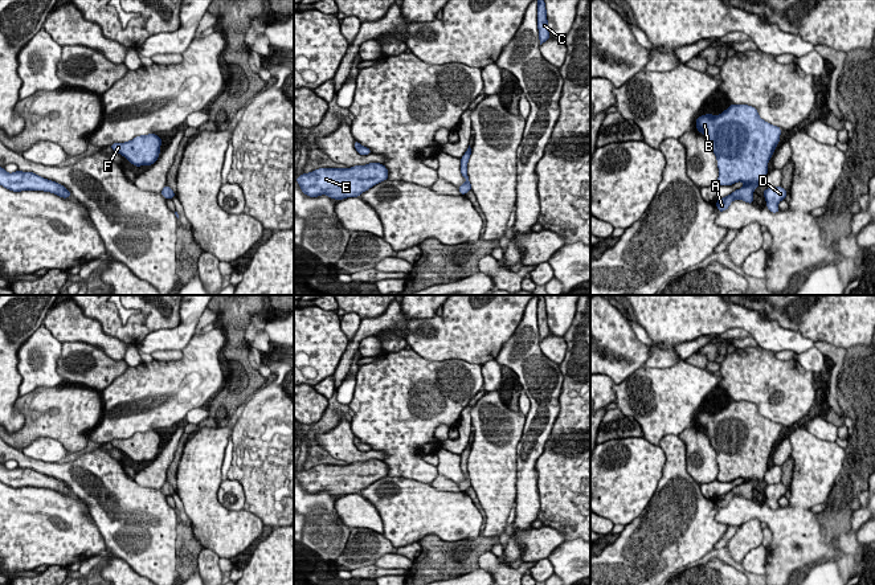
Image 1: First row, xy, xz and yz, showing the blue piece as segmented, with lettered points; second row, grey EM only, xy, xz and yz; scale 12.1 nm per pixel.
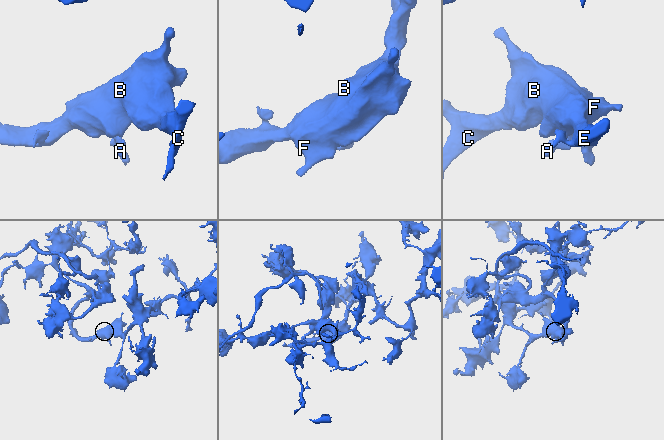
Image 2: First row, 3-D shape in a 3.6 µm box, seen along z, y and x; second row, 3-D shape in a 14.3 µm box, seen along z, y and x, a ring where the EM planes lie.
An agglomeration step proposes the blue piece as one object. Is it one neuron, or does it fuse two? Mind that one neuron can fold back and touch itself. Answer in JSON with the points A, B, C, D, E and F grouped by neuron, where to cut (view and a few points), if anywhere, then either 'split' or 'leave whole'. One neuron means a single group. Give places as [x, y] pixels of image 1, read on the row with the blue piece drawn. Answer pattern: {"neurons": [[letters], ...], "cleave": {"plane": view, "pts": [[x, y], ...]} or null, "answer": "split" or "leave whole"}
{"neurons": [["A", "B", "C", "D", "E", "F"]], "cleave": null, "answer": "leave whole"}

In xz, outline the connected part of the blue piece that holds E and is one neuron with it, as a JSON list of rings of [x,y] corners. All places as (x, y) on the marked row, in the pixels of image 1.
[[[369,163],[351,168],[319,168],[297,177],[302,192],[310,197],[327,195],[338,201],[347,197],[359,197],[373,185],[388,180],[384,164]]]

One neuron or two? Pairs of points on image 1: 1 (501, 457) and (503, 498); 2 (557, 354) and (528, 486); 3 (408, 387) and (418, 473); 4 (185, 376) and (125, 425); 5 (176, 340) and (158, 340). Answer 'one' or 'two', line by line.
1: one
2: two
3: one
4: one
5: one

